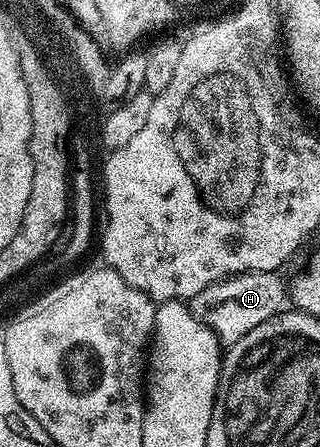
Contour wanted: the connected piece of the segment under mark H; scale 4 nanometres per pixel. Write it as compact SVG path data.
M270 270L223 278L189 299L191 311L219 337L224 347L232 346L245 332L253 332L257 324L265 324L265 320L283 313L289 302L289 286L279 277L276 271Z

